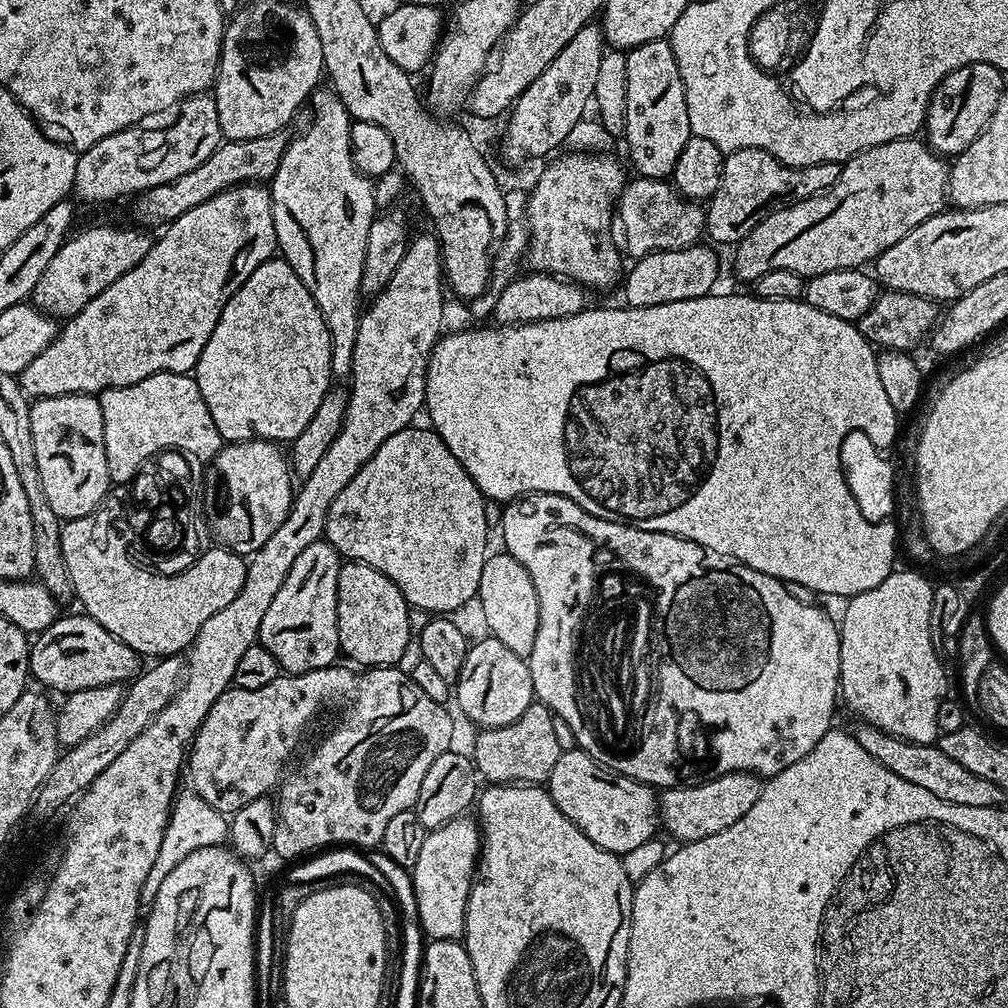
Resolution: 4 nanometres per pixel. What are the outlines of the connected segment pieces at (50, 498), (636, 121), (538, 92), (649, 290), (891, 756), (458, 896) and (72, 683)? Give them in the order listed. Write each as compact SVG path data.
M77 394L75 396L41 396L31 401L30 410L30 434L34 434L34 458L38 462L38 478L42 482L42 490L46 493L46 502L50 502L54 514L60 516L61 521L67 522L77 520L83 516L90 515L105 503L104 495L110 489L108 478L108 463L106 462L106 442L104 441L104 423L102 422L102 410L100 401L92 394Z
M667 39L651 40L627 49L622 140L628 143L628 156L637 173L651 180L671 177L682 146L692 136L690 114L686 114L686 90L671 43Z
M590 23L526 86L507 113L508 129L504 132L504 156L512 166L519 166L525 161L547 157L547 152L555 153L556 147L563 145L577 122L585 119L584 112L593 103L595 82L598 80L598 68L606 53L606 41L603 27Z
M697 242L691 244L689 248L651 252L639 257L633 263L636 265L629 272L627 269L623 277L623 303L630 308L645 308L709 295L715 289L712 287L715 286L716 275L720 272L720 260L716 257L715 251L717 252L715 247L704 242Z
M861 723L859 727L860 729L855 729L854 735L862 750L866 750L870 758L882 762L886 770L894 770L898 778L906 778L906 782L914 782L914 786L922 786L922 790L930 790L930 794L935 794L946 802L954 802L958 806L999 808L1005 803L1006 793L994 786L994 782L966 770L966 766L954 762L954 758L942 754L936 744L915 744L897 736L890 736L872 724Z
M459 816L441 828L431 829L422 842L418 862L410 869L417 919L428 940L460 940L464 934L468 895L478 872L482 837L475 819Z
M86 614L79 615L61 615L45 632L39 633L31 641L28 666L34 680L45 684L48 688L53 688L54 691L60 692L59 694L90 690L94 686L106 686L107 684L123 685L125 682L131 681L141 671L141 656L134 650L130 650L130 646L126 646L126 642L114 638L114 634L110 634L110 630L98 626L98 622L94 622L94 618L90 618Z

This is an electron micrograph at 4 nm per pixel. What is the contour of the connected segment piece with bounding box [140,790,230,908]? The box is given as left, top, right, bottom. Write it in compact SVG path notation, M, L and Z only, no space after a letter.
M181 791L173 801L172 812L168 818L167 828L163 832L158 855L154 860L154 865L150 866L146 882L142 884L141 907L151 907L154 898L157 897L159 887L162 886L163 879L174 870L175 866L178 866L178 863L182 862L182 859L189 857L194 850L204 849L210 845L221 845L229 835L230 824L227 817L220 811L214 810L196 791L187 791Z

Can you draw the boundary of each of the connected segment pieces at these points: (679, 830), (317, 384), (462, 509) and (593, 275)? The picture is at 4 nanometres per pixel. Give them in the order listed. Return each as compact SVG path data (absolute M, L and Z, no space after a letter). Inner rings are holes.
M727 772L713 780L665 788L658 796L659 823L676 842L710 838L710 834L718 834L726 830L726 826L734 826L734 822L738 822L754 802L758 802L761 787L761 777L753 772Z
M273 258L262 262L226 302L210 342L202 346L194 375L221 441L291 442L306 430L314 410L322 406L322 398L333 387L332 339L310 290L306 290L302 278L285 260Z
M409 426L398 430L398 434L390 434L390 438L386 438L386 442L382 442L382 446L378 446L378 454L374 454L374 458L370 458L370 462L363 464L358 470L358 474L354 474L354 478L350 478L350 482L346 482L346 490L342 490L342 494L338 494L338 498L334 498L334 506L330 506L323 539L327 540L345 561L356 560L359 564L374 566L374 570L386 574L386 578L390 578L390 582L394 582L394 586L398 586L402 590L406 602L413 609L420 609L427 614L452 614L464 602L476 598L480 590L482 566L490 552L488 549L490 527L486 520L485 510L486 497L480 487L472 481L467 470L458 462L458 458L454 458L454 454L450 454L446 442L442 442L439 434L428 426L416 427Z
M569 151L569 156L557 155L553 164L545 167L535 185L527 193L527 225L530 229L526 258L532 272L555 274L575 284L583 284L585 289L612 288L621 283L621 249L612 241L614 236L614 209L620 194L624 191L626 175L624 168L614 155L603 151Z

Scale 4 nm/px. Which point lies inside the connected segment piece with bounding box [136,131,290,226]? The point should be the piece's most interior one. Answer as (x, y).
(253, 161)

